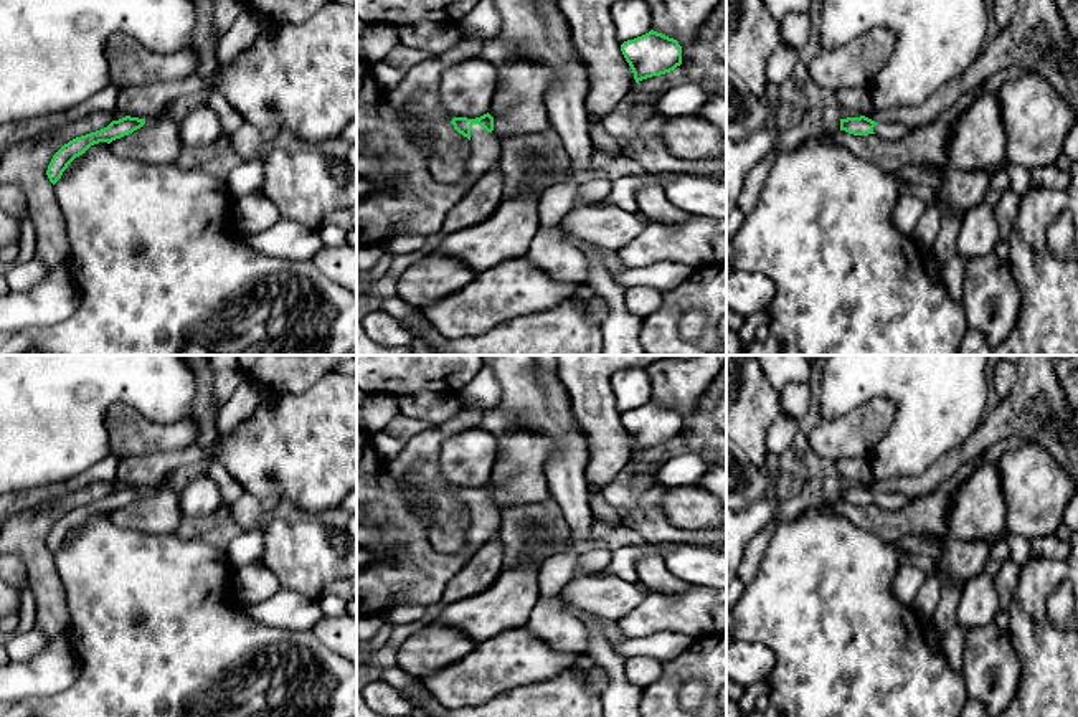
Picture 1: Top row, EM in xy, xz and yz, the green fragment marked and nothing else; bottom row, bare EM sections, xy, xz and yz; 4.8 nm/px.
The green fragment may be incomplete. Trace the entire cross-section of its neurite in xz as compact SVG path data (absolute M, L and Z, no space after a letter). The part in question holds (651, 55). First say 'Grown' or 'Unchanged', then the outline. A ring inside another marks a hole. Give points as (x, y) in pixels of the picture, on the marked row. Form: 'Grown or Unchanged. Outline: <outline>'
Unchanged. Outline: M654 30L624 41L621 51L637 84L642 79L670 73L682 64L682 46L678 41Z

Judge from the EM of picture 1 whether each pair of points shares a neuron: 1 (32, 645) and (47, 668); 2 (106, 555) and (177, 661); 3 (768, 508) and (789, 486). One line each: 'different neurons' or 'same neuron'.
1: different neurons
2: same neuron
3: different neurons

